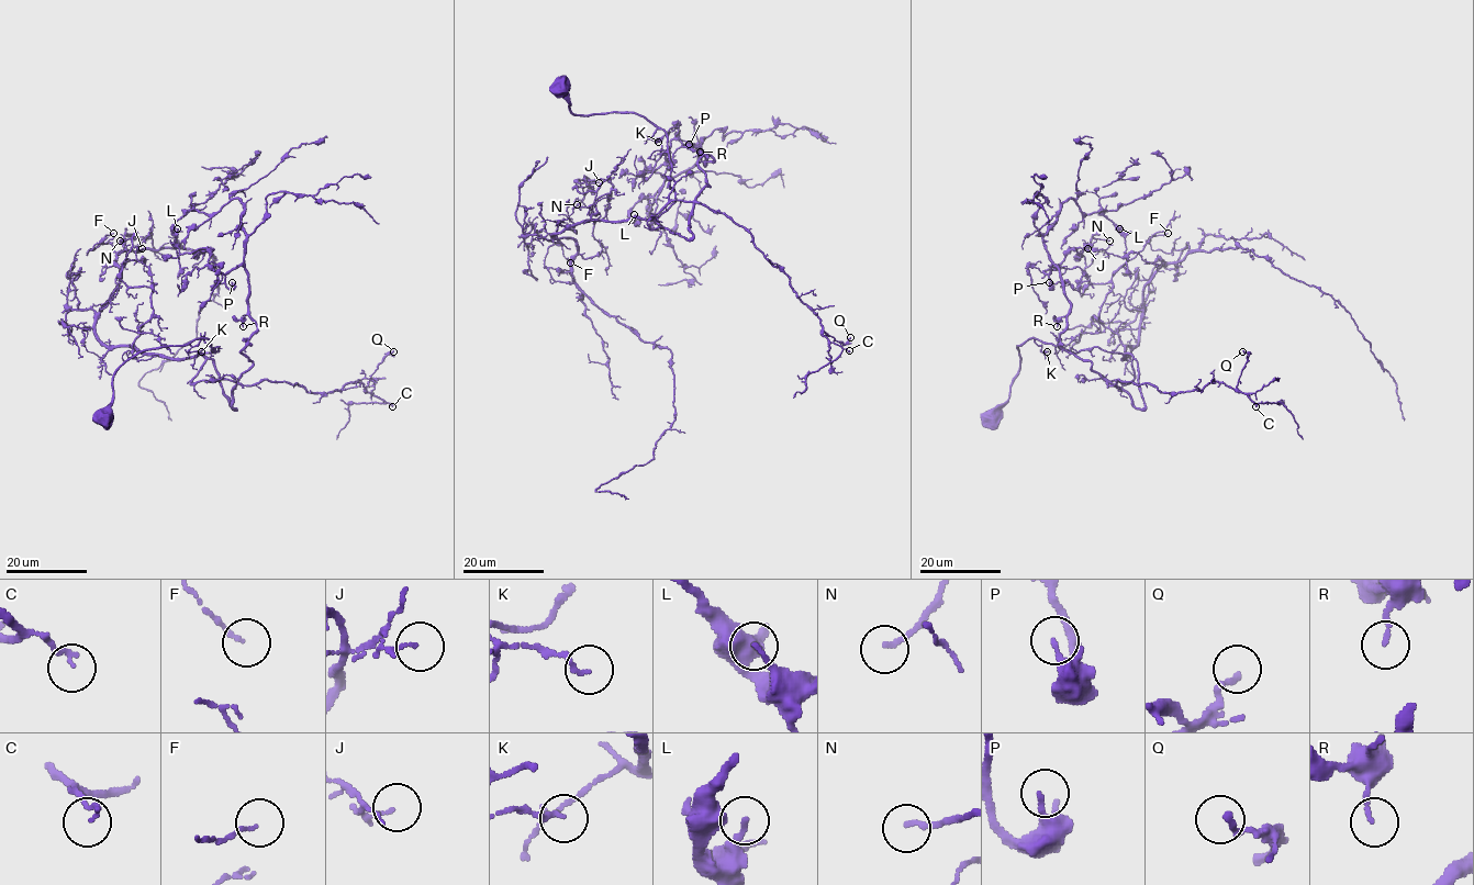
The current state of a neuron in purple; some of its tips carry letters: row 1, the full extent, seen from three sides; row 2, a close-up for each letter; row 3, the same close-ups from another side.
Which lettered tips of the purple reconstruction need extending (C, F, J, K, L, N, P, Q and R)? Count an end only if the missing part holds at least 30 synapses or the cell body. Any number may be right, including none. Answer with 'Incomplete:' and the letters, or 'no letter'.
Incomplete: no letter

